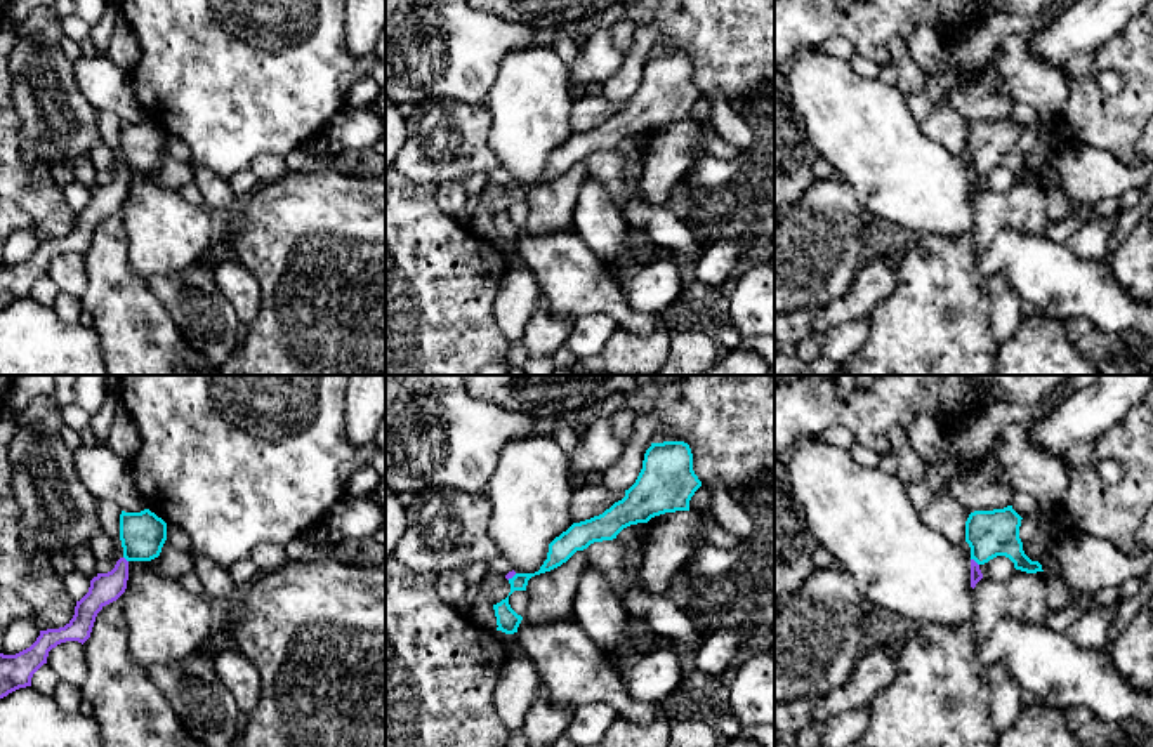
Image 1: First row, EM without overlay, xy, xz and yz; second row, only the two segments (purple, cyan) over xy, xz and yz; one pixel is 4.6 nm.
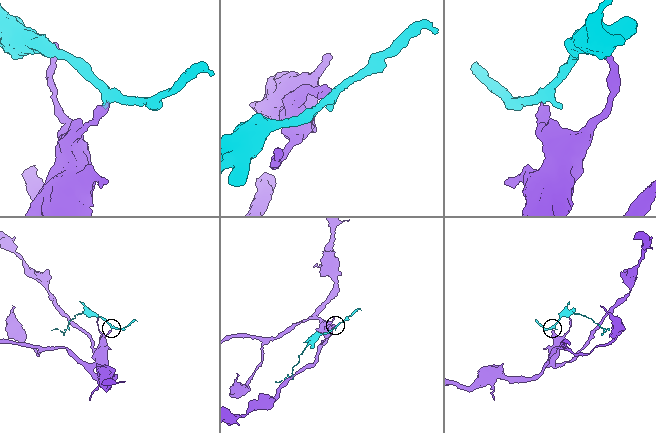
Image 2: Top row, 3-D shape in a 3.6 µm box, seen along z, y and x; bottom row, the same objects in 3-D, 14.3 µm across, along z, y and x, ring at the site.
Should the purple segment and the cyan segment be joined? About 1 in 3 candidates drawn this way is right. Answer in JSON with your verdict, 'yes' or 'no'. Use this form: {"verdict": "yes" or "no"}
{"verdict": "no"}

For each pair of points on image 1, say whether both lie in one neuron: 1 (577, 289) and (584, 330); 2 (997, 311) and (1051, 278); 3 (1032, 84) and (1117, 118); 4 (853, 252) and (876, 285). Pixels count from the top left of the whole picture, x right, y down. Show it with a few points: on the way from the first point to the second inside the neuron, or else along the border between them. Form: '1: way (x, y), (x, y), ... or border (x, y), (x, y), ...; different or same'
1: border (575, 318), (608, 315), (619, 325); different
2: border (983, 275), (1001, 275), (1027, 308); different
3: border (1070, 82), (1061, 115), (1056, 120); different
4: border (869, 254), (855, 282), (839, 299); different

